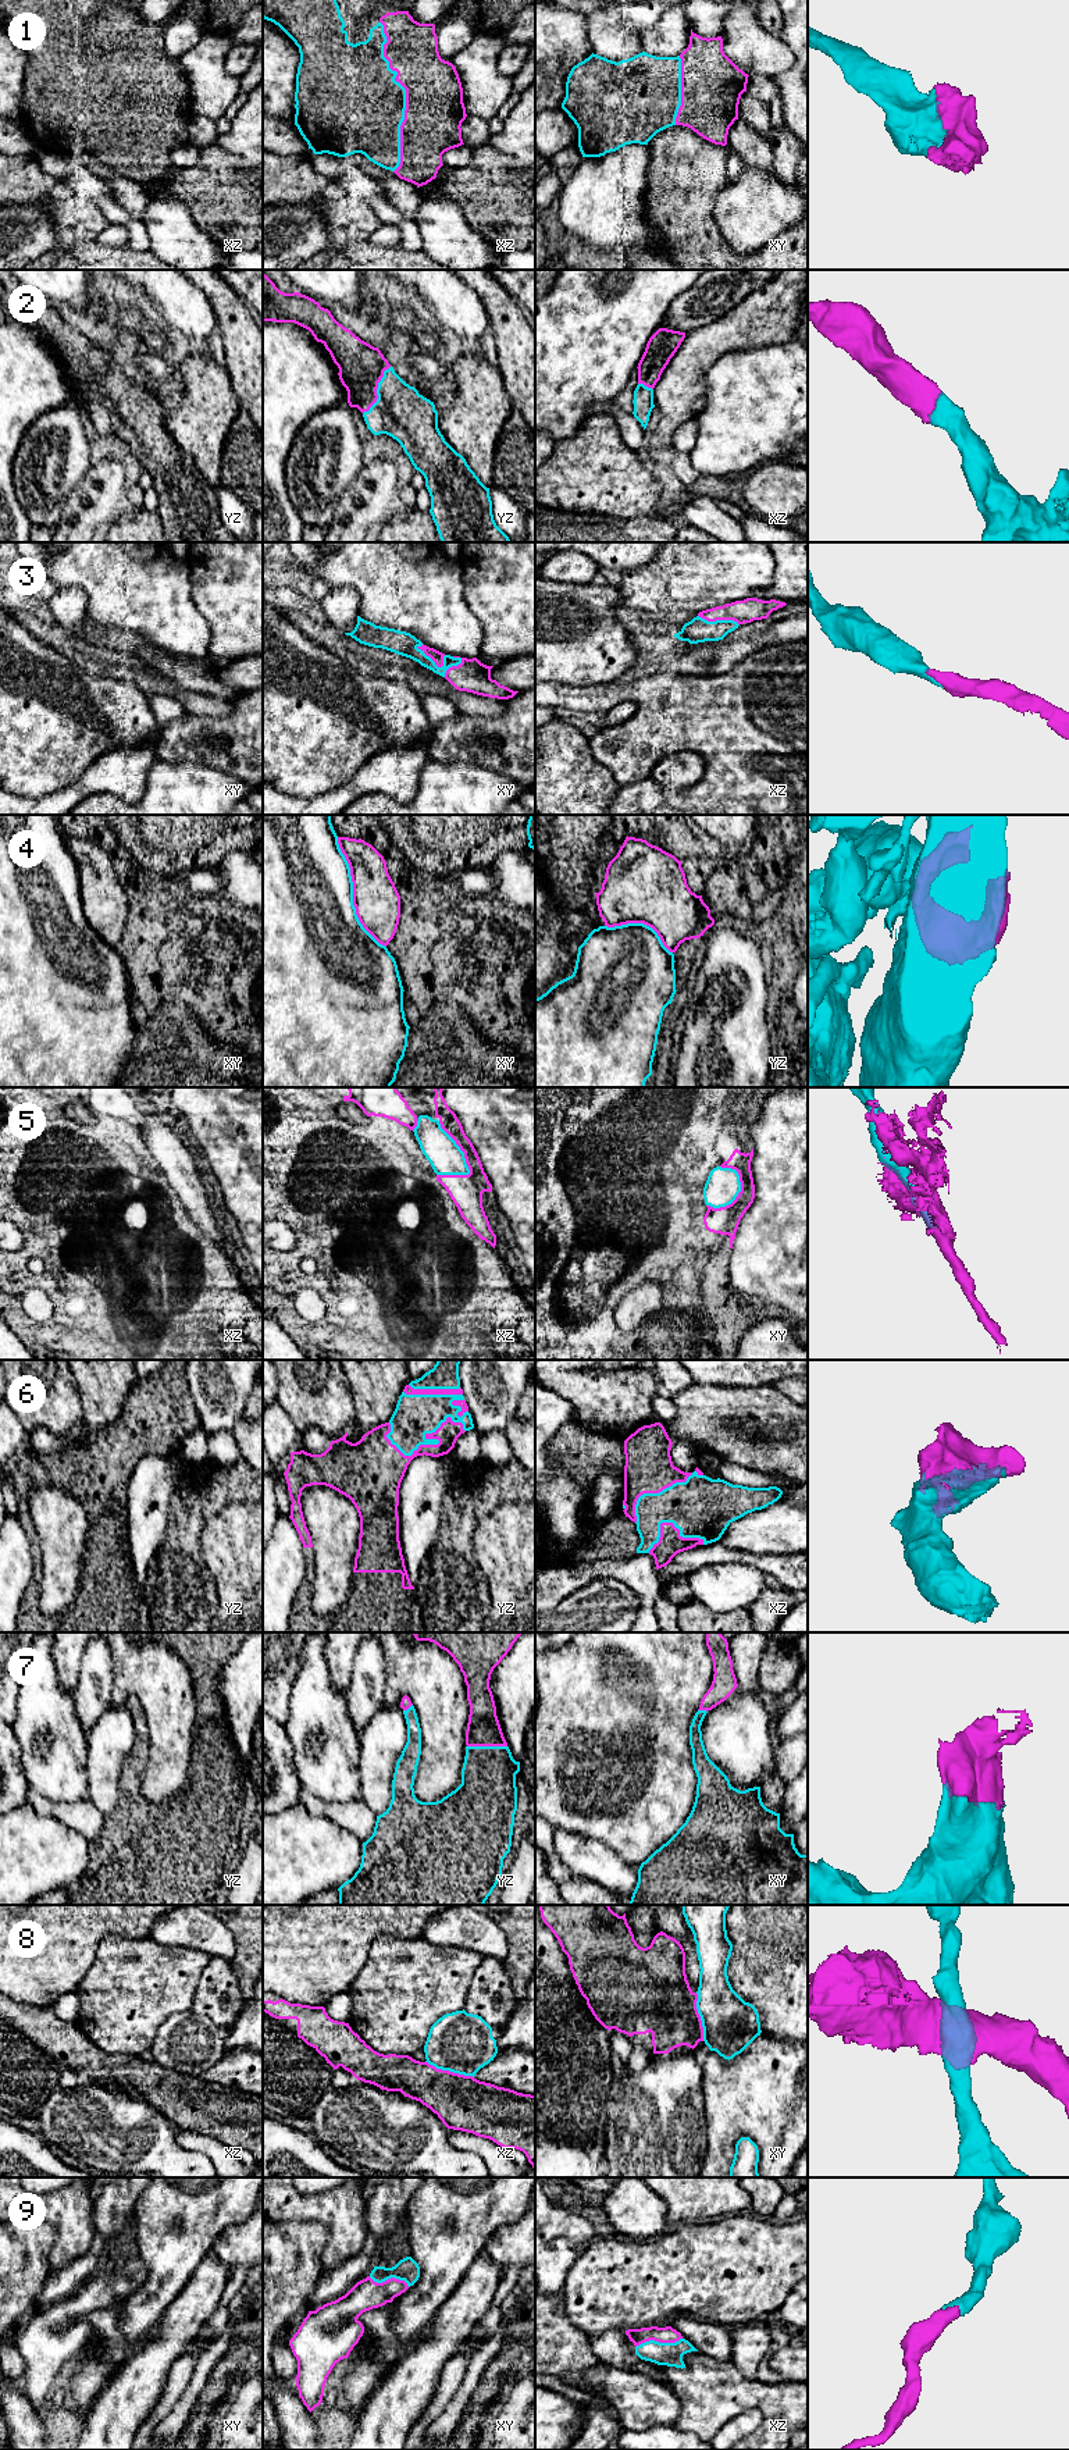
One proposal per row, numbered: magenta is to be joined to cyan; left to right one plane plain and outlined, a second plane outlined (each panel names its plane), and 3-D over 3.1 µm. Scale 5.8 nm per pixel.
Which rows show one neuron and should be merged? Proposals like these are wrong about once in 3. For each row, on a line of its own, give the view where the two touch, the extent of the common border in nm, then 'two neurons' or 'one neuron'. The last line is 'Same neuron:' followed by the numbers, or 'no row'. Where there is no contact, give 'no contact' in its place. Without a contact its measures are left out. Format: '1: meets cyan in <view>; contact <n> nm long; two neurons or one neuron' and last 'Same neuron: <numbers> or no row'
1: meets cyan in xz; contact 900 nm long; one neuron
2: meets cyan in yz; contact 320 nm long; one neuron
3: meets cyan in xy; contact 200 nm long; one neuron
4: meets cyan in xy; contact 700 nm long; two neurons
5: meets cyan in xz; contact 360 nm long; one neuron
6: meets cyan in yz; contact 460 nm long; one neuron
7: meets cyan in yz; contact 240 nm long; one neuron
8: meets cyan in xz; contact 300 nm long; two neurons
9: meets cyan in xz; contact 280 nm long; one neuron
Same neuron: 1, 2, 3, 5, 6, 7, 9

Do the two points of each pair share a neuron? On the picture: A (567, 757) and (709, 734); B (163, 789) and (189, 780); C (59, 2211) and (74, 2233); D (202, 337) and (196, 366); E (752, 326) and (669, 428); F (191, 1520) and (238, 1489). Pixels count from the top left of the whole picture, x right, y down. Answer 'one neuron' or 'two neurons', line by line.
A: two neurons
B: one neuron
C: one neuron
D: two neurons
E: one neuron
F: one neuron

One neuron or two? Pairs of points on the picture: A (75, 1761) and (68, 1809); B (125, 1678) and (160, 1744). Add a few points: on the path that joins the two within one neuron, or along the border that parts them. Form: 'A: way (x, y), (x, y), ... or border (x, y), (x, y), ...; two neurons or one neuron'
A: border (84, 1797), (75, 1801), (54, 1801), (52, 1804); two neurons
B: way (142, 1691), (160, 1709), (160, 1727); one neuron

